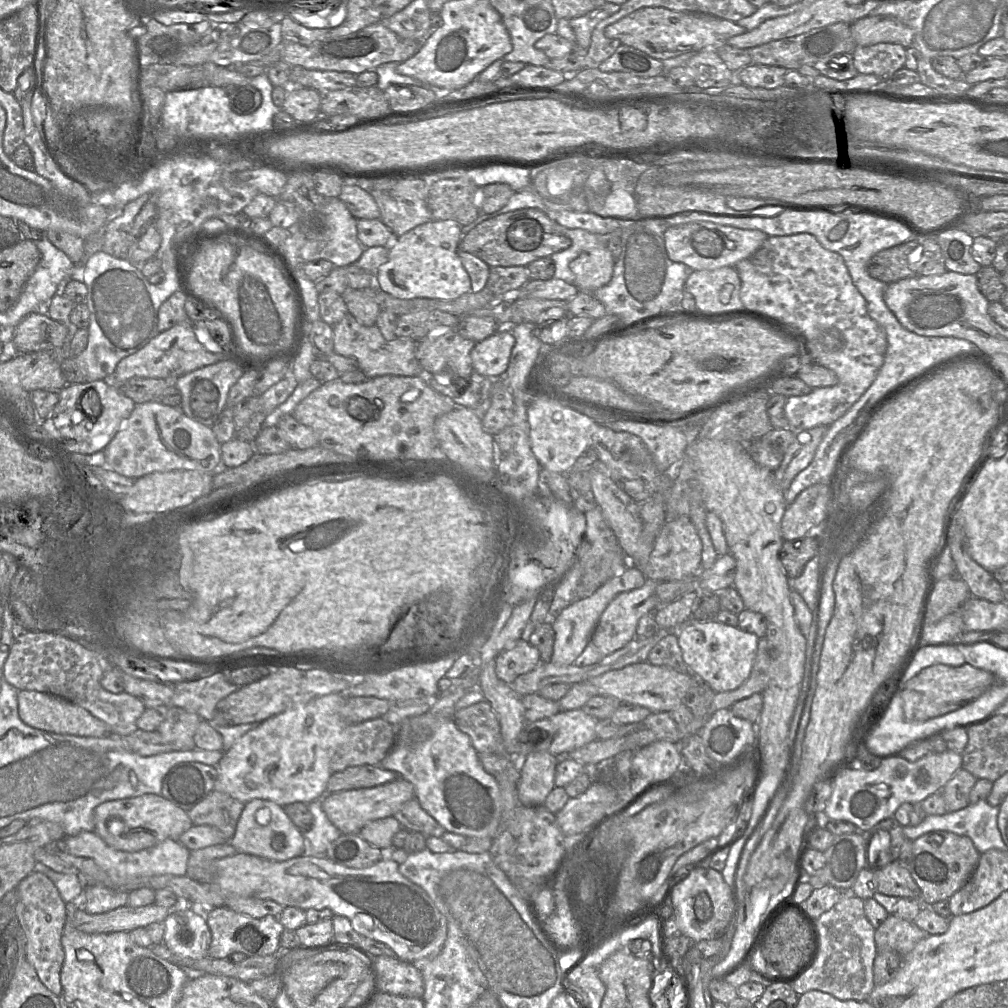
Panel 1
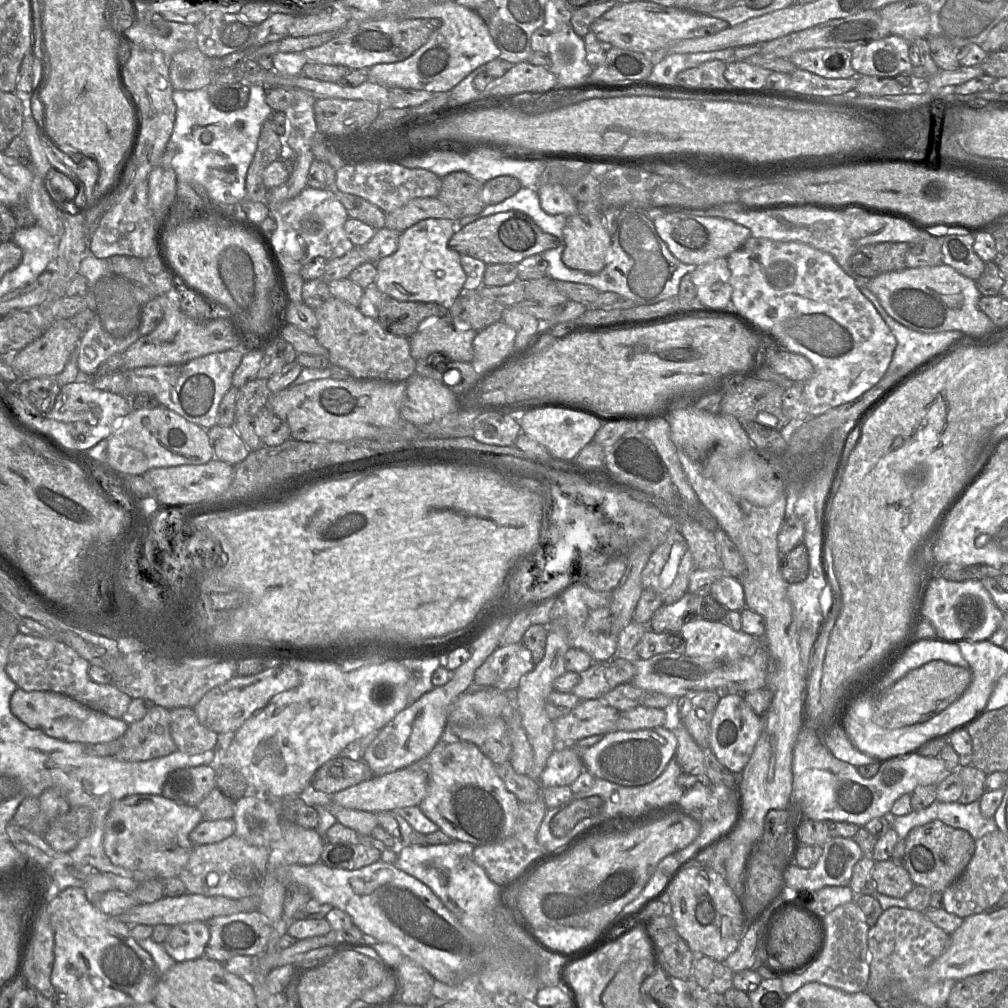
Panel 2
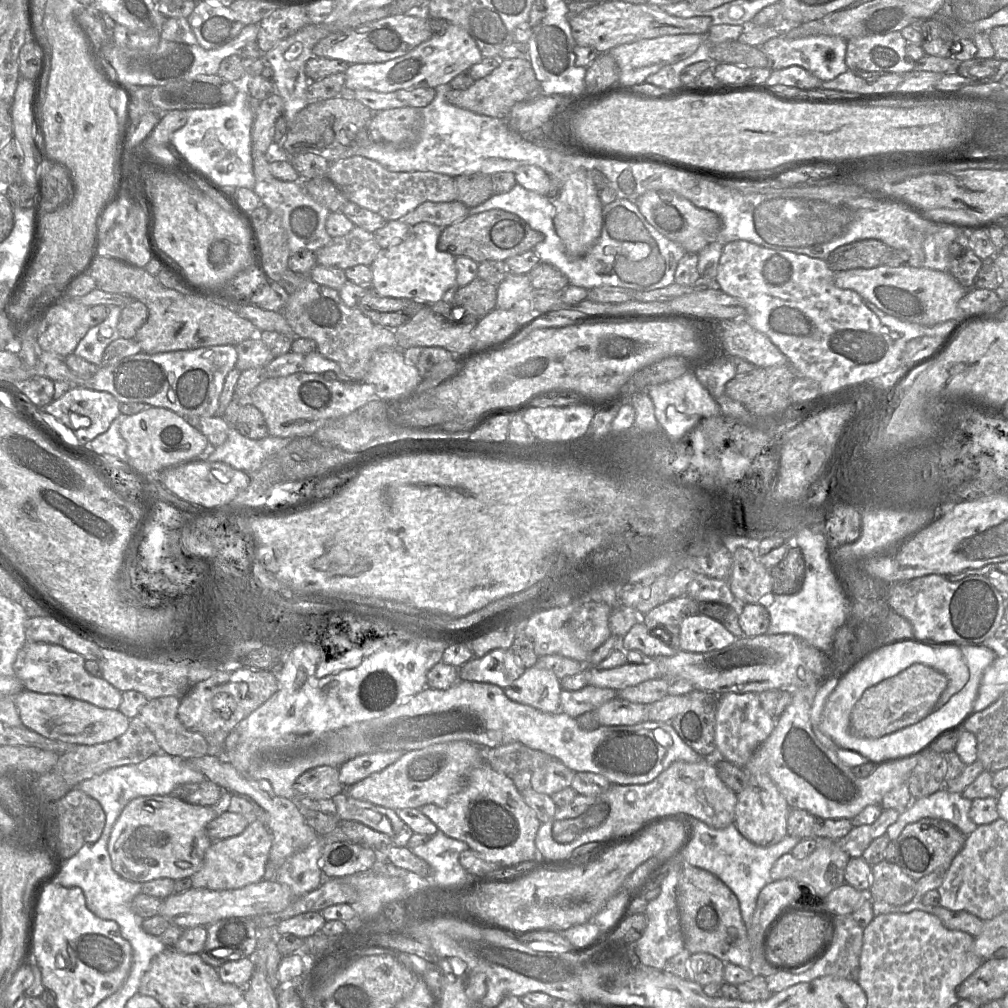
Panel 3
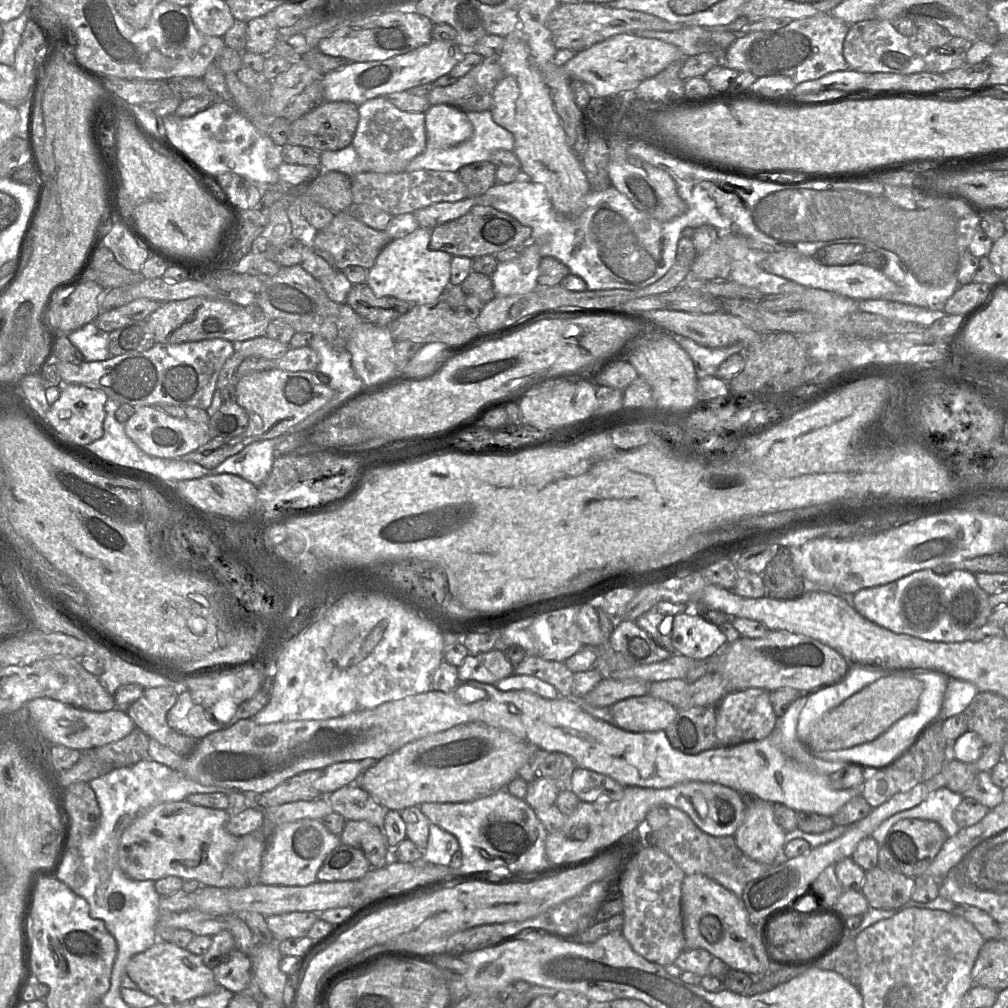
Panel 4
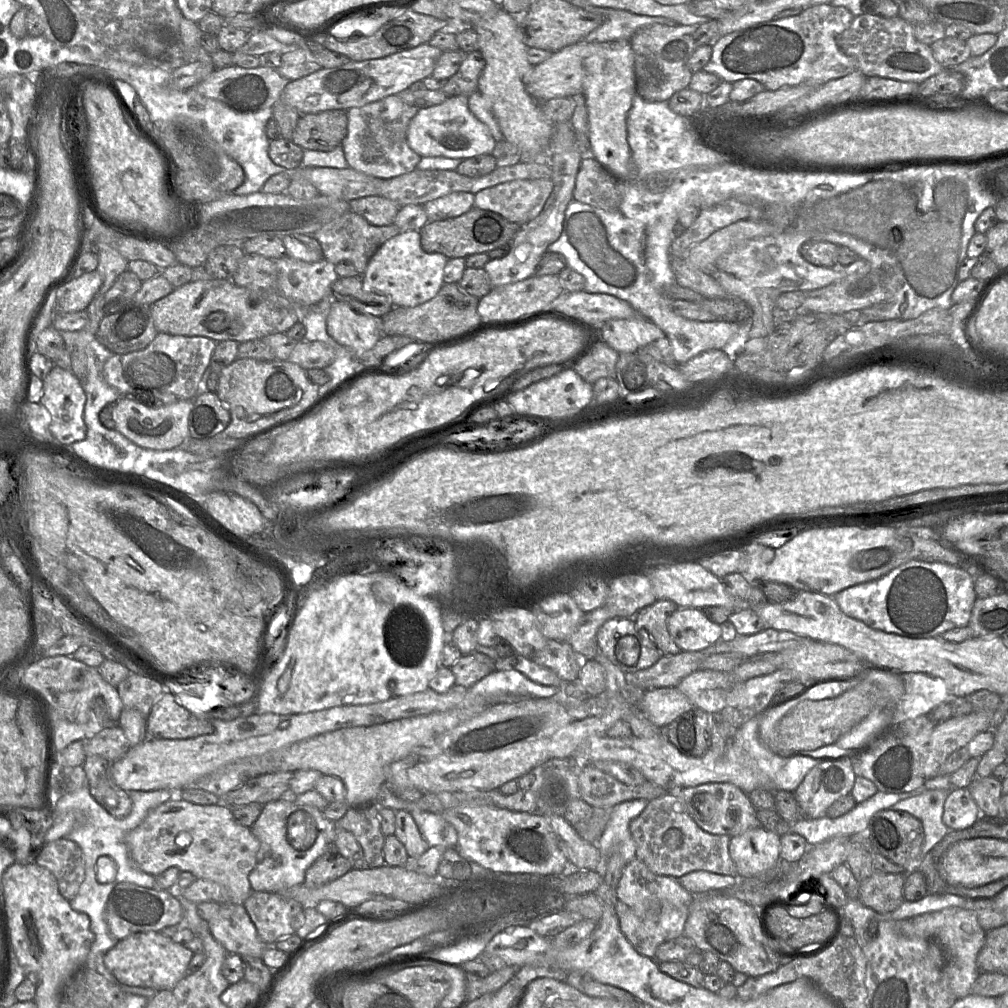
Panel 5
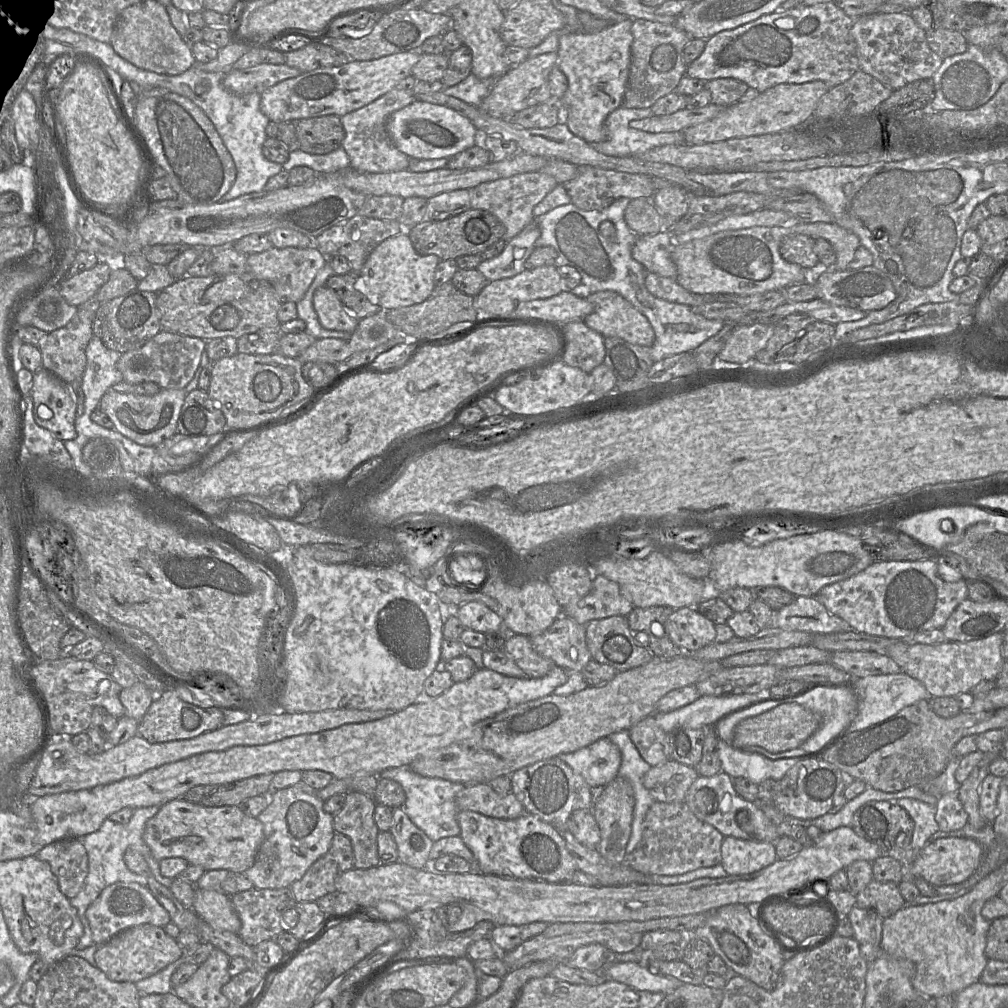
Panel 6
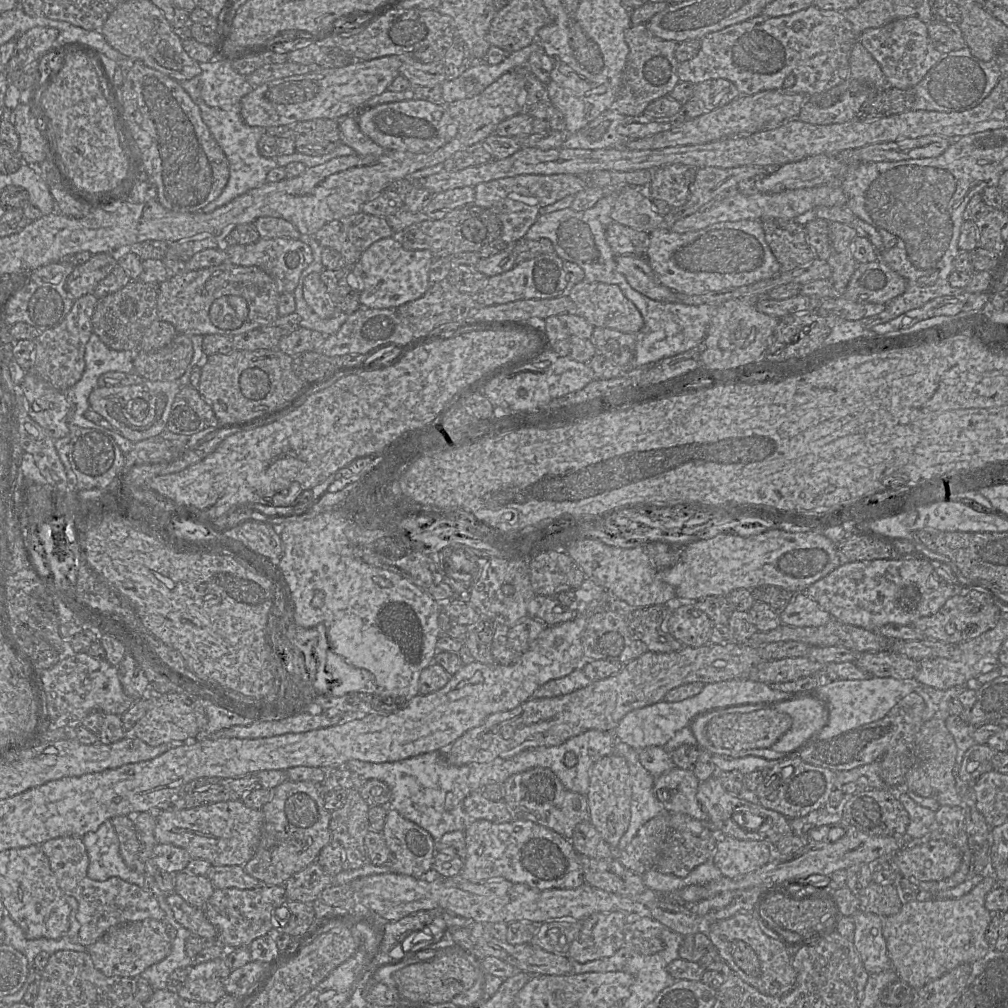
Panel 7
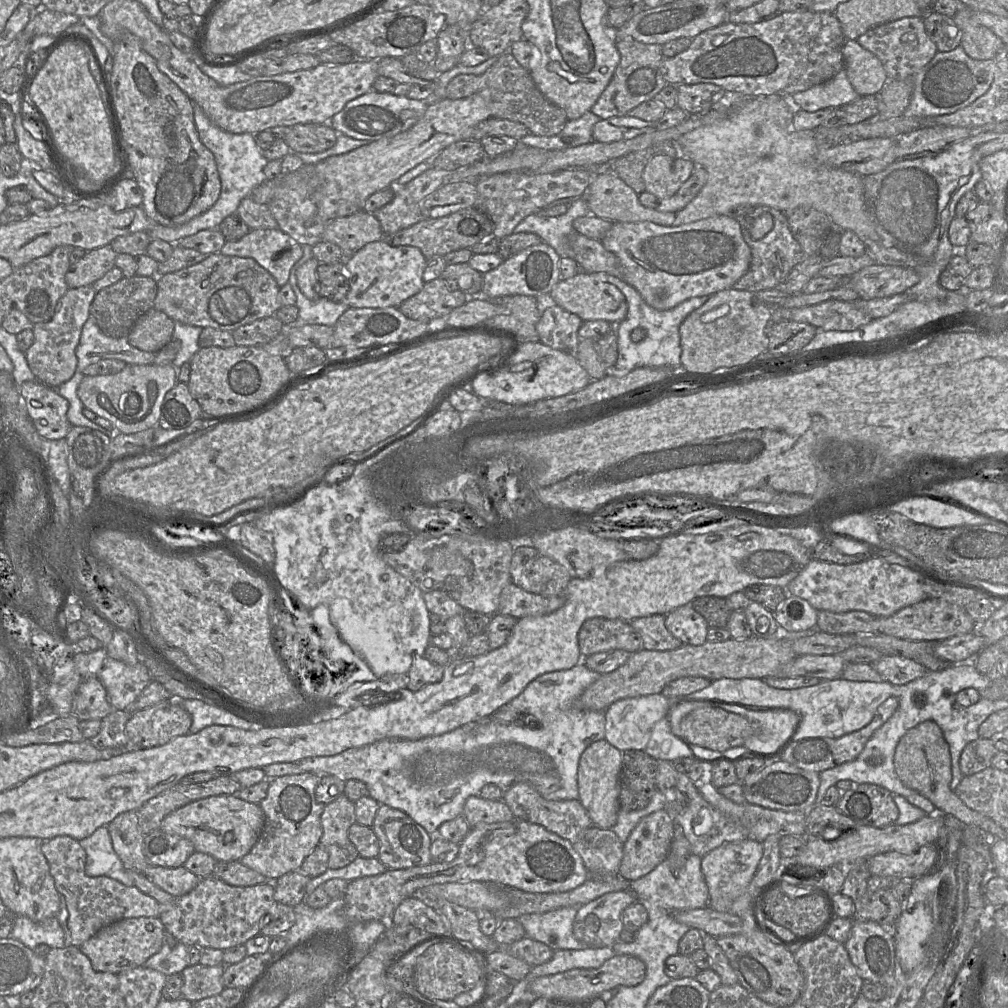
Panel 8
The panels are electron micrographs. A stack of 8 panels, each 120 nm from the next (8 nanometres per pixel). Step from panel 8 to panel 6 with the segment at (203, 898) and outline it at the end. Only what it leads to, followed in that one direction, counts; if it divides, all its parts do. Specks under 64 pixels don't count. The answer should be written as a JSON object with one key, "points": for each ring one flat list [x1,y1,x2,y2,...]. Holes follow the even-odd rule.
{"points":[[253,887,232,895,230,899,241,921,238,935,251,947,255,947,263,941,275,939,284,932,281,926,282,915,297,903,290,888,258,889]]}

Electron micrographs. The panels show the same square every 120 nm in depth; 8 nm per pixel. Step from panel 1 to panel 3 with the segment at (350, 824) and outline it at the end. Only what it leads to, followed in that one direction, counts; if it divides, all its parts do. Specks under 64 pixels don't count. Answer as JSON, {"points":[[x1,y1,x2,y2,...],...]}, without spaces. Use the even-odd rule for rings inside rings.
{"points":[[458,740,433,744,422,749,406,751,393,764,347,787,349,796,372,804,401,810,424,805,444,805,463,785,468,773,485,762,480,747,468,741]]}

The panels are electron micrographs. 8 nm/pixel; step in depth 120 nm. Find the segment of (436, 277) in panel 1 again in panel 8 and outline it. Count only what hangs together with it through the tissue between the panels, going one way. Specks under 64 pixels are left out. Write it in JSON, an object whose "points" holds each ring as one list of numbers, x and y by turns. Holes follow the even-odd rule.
{"points":[[383,239,366,244,344,261,350,286,346,303,349,308,399,307,422,289,426,260,414,246,392,246]]}

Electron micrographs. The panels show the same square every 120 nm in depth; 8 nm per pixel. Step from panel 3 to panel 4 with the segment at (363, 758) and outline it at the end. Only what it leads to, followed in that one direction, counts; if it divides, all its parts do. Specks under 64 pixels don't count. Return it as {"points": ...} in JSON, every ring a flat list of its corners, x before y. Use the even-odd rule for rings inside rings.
{"points":[[366,758,331,764,323,770,321,777,316,780,315,788,323,796,327,796,343,786,355,783,375,762,376,760,372,758]]}

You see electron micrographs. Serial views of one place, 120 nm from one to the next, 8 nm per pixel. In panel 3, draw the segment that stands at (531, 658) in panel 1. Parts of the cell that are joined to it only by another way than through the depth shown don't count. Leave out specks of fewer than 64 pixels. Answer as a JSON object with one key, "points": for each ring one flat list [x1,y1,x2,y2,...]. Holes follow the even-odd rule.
{"points":[[497,649,483,657,473,657,459,668,459,680,490,683,505,689,524,672,511,649]]}

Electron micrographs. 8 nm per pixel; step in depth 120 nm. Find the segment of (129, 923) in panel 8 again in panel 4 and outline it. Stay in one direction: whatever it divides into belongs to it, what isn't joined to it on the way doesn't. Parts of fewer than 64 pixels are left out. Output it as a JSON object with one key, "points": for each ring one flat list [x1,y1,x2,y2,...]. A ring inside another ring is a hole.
{"points":[[158,940,149,949,134,955,126,966,125,975,139,990,155,997,164,1005,181,1005,209,995,219,988,212,969,203,963,202,956,194,955,186,947,178,947,170,941]]}

